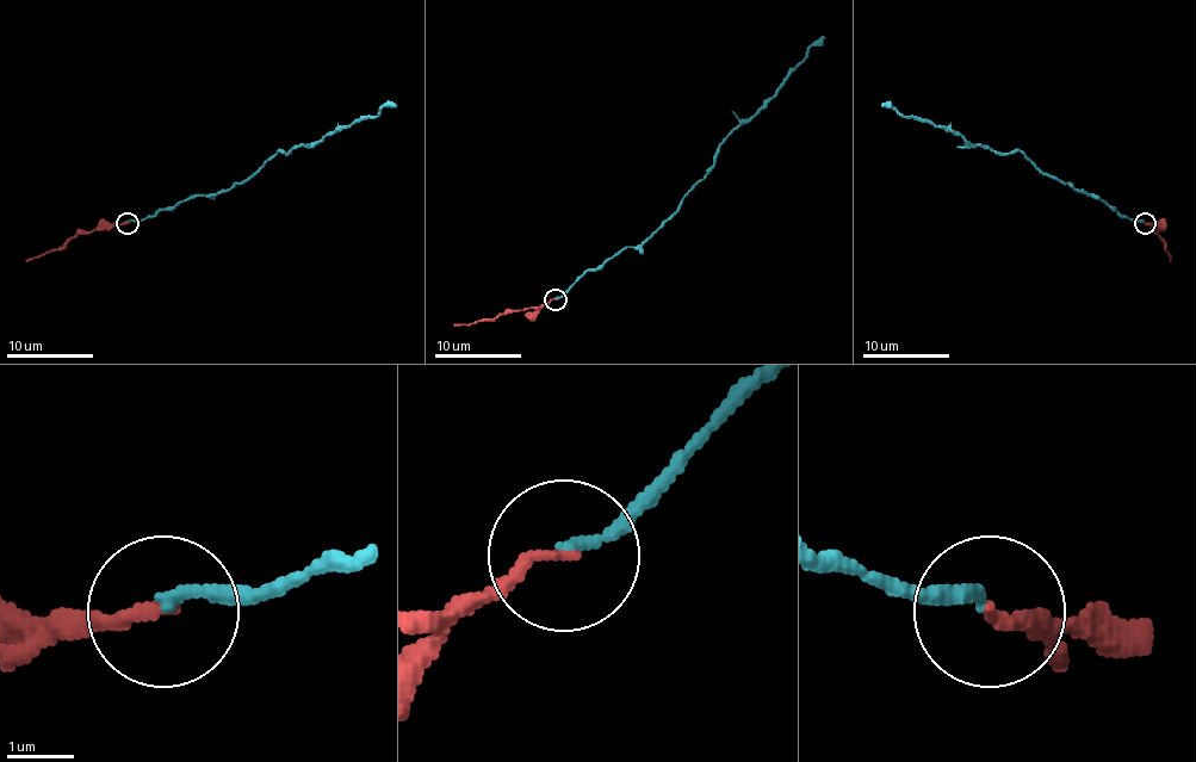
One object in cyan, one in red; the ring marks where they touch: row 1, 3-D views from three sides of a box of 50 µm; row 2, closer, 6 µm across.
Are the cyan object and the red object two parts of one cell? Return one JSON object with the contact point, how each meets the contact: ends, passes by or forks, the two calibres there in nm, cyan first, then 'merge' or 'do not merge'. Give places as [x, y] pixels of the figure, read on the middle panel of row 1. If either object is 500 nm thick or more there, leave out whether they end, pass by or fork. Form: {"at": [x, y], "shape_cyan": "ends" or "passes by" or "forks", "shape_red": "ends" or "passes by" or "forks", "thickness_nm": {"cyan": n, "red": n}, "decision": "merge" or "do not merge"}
{"at": [556, 299], "shape_cyan": "ends", "shape_red": "ends", "thickness_nm": {"cyan": 180, "red": 180}, "decision": "do not merge"}

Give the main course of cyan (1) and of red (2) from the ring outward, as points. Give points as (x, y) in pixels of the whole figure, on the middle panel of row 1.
1: (556, 298), (588, 270), (600, 268), (627, 246), (639, 246), (704, 177), (717, 146), (754, 113), (824, 37)
2: (556, 298), (538, 308), (506, 309), (488, 321), (453, 324)

